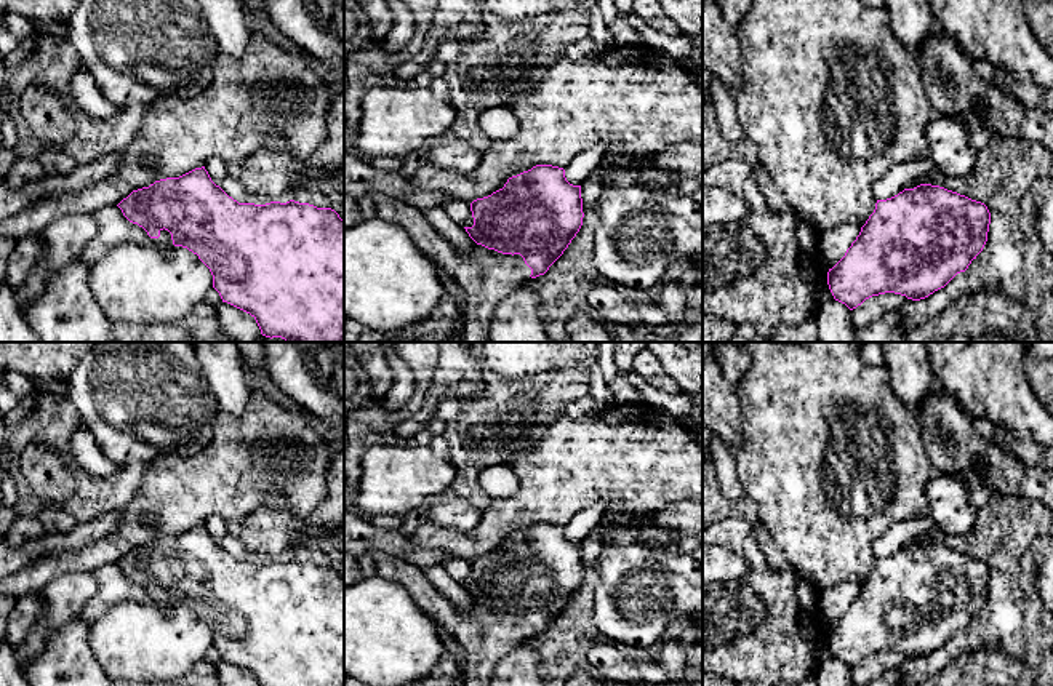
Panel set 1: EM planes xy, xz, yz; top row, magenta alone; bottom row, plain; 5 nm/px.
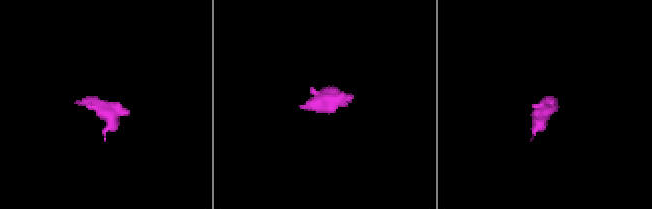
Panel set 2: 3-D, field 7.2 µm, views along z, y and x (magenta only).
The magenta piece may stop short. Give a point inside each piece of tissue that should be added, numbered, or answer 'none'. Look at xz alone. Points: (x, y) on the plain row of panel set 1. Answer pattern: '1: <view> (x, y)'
1: xz (485, 634)

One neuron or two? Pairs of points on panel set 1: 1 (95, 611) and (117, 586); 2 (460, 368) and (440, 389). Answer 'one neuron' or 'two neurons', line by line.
1: one neuron
2: one neuron

